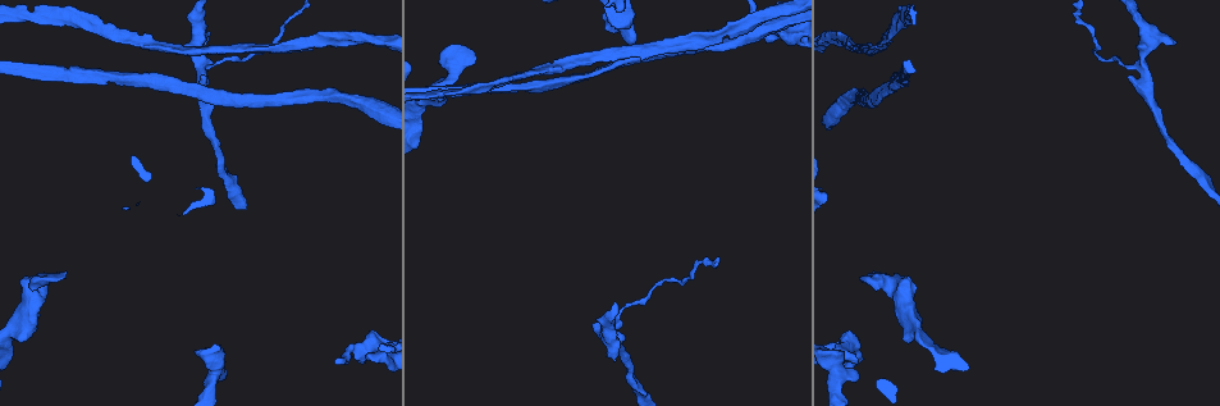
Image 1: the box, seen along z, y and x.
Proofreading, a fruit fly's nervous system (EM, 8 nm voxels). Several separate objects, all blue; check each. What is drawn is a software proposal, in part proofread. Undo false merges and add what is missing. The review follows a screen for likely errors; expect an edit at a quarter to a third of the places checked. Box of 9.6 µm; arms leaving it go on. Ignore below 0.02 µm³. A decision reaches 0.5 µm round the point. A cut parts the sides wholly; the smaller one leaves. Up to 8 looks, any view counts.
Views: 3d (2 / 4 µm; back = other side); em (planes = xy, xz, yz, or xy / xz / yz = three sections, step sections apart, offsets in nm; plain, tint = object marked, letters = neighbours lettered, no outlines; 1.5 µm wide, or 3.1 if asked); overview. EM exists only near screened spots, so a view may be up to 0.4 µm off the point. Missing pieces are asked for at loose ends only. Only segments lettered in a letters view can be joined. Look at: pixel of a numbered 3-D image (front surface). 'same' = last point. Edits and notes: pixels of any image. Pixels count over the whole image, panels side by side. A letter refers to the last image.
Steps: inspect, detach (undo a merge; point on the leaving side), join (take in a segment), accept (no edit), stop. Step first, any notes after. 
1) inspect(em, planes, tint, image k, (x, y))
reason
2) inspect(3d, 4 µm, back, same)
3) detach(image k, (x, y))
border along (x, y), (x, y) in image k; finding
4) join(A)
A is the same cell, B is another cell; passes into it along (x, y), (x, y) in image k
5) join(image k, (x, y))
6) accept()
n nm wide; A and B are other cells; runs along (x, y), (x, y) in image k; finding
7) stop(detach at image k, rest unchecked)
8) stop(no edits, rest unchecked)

inspect(em, xz, step 8, letters, image 1, (205, 45))
an open end

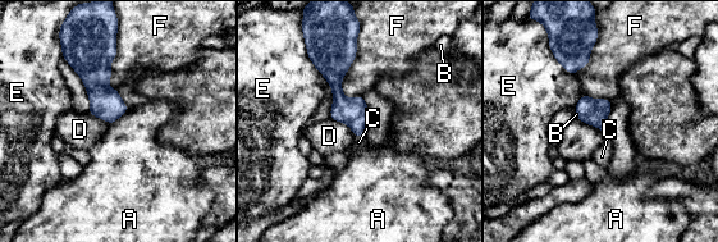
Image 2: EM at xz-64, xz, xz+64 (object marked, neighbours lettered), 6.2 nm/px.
inspect(em, planes, letters, same)

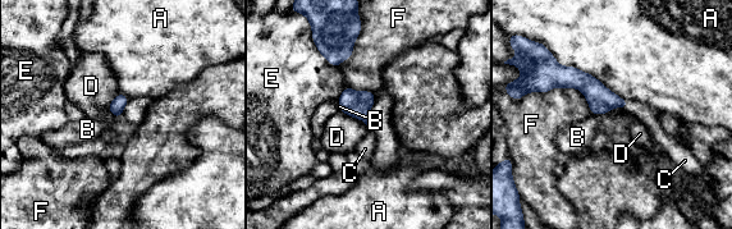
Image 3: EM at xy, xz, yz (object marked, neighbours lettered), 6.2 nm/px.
join(C)
C is the same cell, A, B, D, E and F are other cells; passes into it along (600, 100), (627, 104), (650, 117) in image 3; it goes on there

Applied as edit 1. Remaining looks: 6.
inspect(3d, 4 µm, back, image 1, (847, 331))

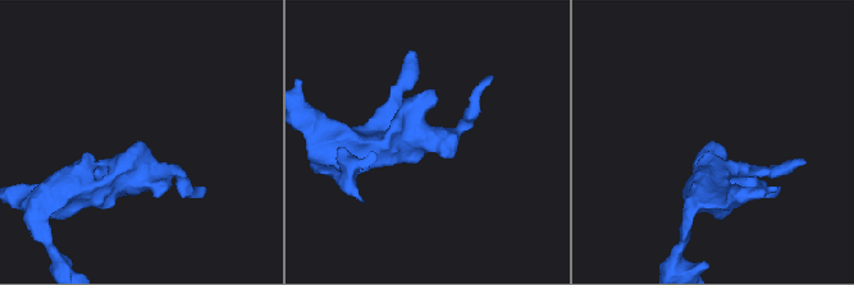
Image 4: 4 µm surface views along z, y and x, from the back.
inspect(em, planes, letters, image 4, (713, 141))
shape alone is not enough

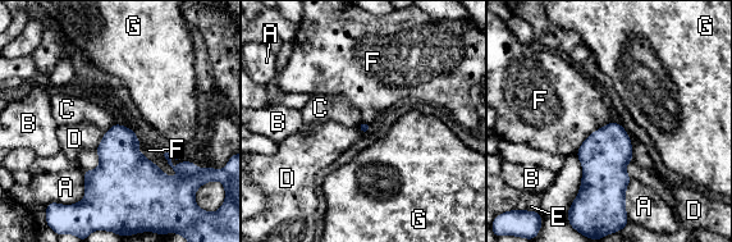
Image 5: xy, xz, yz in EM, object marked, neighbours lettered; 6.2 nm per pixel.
accept()
A, B, C, D, E, F and G are other cells; border along (140, 142), (181, 176) in image 5; none of them fits

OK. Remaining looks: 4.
inspect(3d, 4 µm, back, image 1, (475, 54))
branch stops here

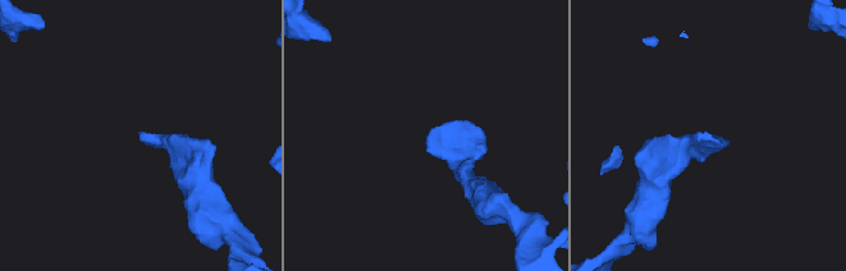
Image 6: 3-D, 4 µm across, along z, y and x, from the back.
inspect(em, planes, letters, image 6, (708, 134))

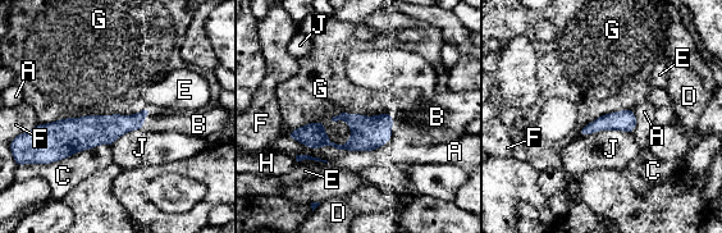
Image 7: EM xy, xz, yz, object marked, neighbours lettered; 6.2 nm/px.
join(B)
B is the same cell, A, C, D, E, F, G, H and J are other cells; it goes on there

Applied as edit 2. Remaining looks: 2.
stop(join at image 3, join at image 7, rest unchecked)

